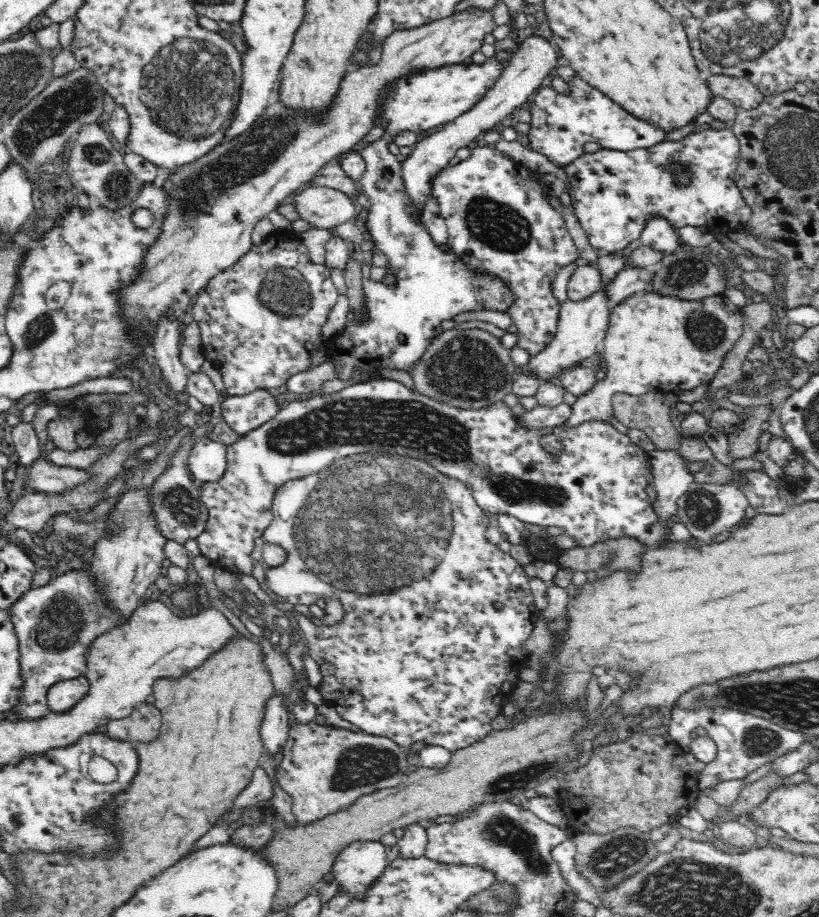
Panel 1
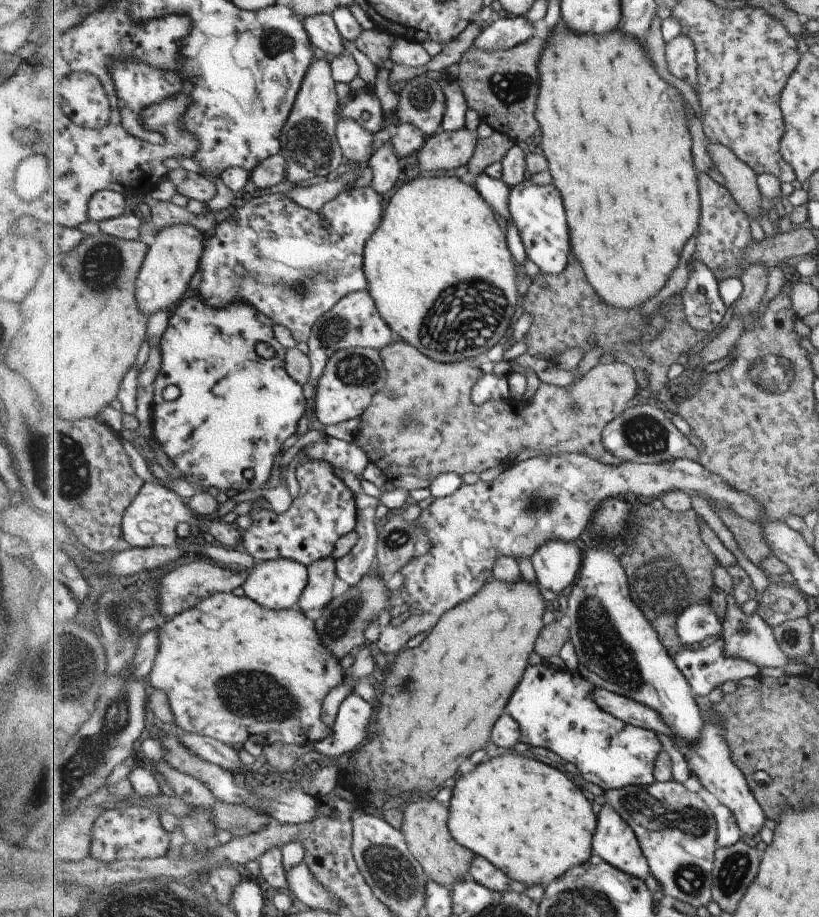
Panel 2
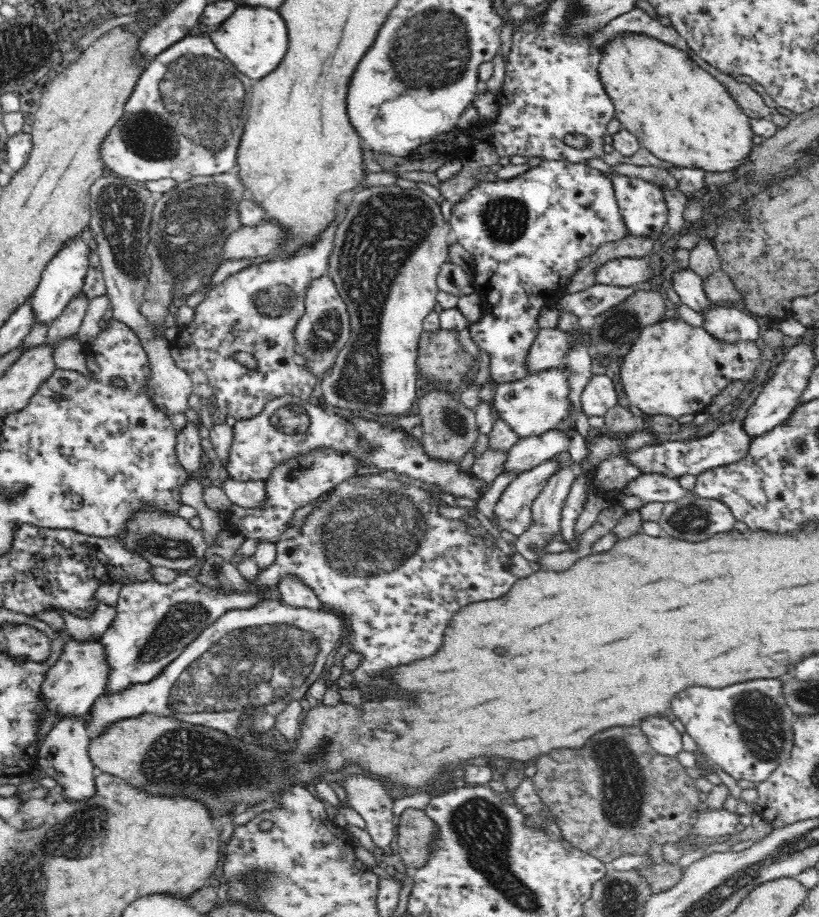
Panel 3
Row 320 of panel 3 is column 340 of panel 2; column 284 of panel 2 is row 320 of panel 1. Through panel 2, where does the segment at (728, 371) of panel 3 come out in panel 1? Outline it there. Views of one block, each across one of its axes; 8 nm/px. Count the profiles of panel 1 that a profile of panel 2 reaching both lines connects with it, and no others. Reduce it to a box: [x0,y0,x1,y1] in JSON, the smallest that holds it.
[566,289,743,427]

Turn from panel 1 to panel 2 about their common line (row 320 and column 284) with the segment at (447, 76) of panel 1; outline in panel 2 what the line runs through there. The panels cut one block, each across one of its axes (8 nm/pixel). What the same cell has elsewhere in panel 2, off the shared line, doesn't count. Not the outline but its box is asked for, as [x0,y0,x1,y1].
[153,292,307,492]

